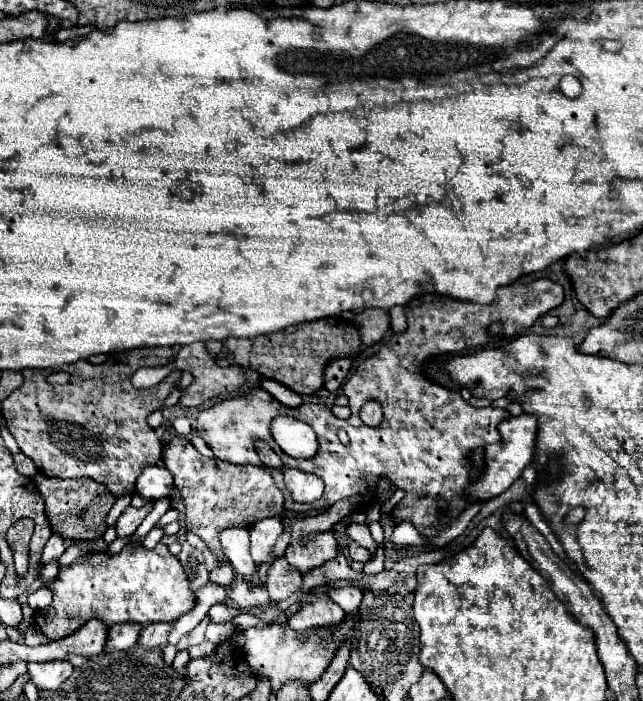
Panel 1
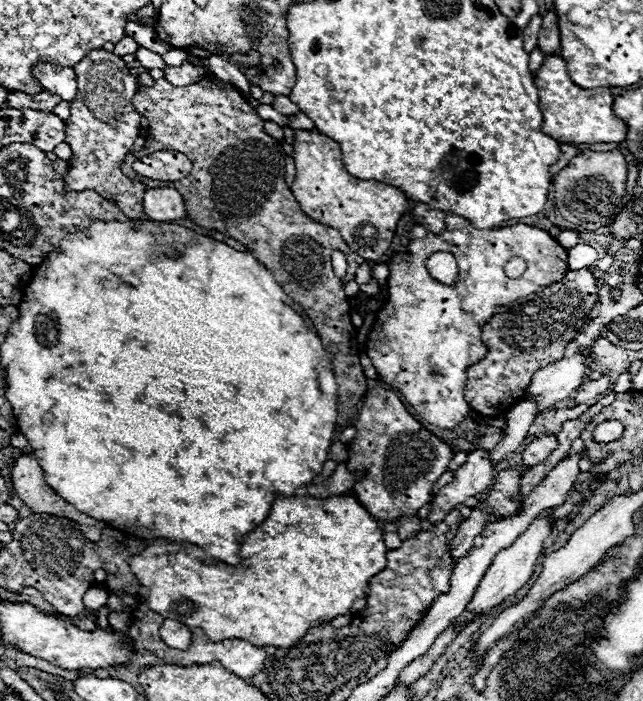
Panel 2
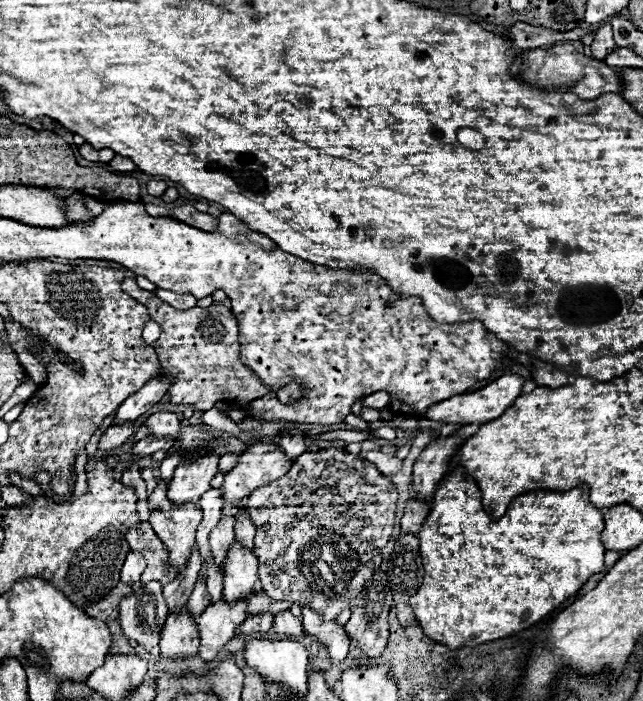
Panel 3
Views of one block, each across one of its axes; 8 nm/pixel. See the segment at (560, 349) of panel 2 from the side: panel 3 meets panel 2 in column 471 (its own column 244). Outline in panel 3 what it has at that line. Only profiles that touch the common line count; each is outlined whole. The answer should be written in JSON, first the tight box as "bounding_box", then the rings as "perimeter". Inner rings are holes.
{"bounding_box":[122,278,270,410],"perimeter":[[[124,278],[122,290],[134,300],[142,302],[148,308],[150,318],[162,328],[154,348],[162,364],[162,374],[174,380],[168,390],[172,404],[192,404],[198,410],[210,410],[216,402],[230,402],[244,408],[250,400],[270,392],[268,386],[258,382],[254,374],[244,364],[240,364],[238,324],[230,308],[212,304],[208,308],[194,306],[190,310],[176,310],[170,308],[170,304],[158,300],[158,296],[152,292],[138,288],[134,278]]]}

